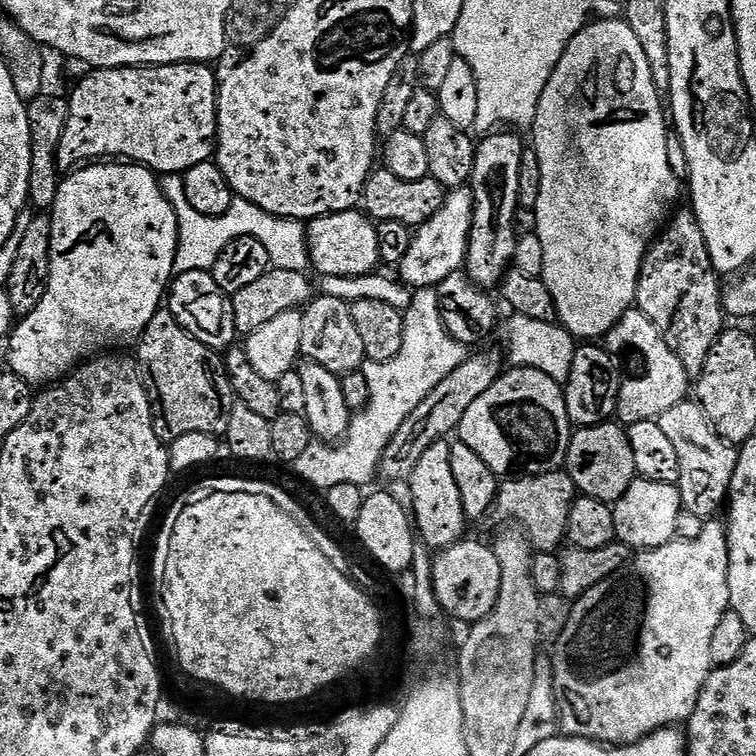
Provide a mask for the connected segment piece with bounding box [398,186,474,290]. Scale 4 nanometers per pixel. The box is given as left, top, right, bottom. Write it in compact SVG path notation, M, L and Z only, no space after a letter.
M471 187L453 188L445 195L442 210L438 210L434 218L430 218L425 224L415 229L410 250L398 266L401 276L399 279L409 289L435 288L443 280L450 278L450 274L459 272L465 267L473 214Z

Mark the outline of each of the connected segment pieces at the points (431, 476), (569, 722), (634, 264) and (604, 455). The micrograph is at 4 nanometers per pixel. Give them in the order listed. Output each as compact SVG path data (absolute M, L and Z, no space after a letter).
M447 439L434 442L423 451L410 479L410 512L414 517L414 528L419 539L427 542L432 550L443 550L465 539L467 532L464 531L470 527L466 510L462 510L462 493L458 491L458 481L454 479L454 470L450 467L451 449L452 444Z
M712 518L705 523L702 534L689 540L675 539L666 546L658 546L640 550L628 561L628 565L616 575L598 582L585 596L579 597L560 632L560 641L556 644L556 656L552 660L552 677L554 678L554 694L558 702L559 731L566 736L577 736L583 740L595 740L605 746L621 746L637 744L663 728L683 725L694 714L694 706L698 706L698 698L702 694L702 686L706 686L706 678L713 670L710 658L710 637L718 622L722 622L722 614L730 610L728 602L728 534L725 521Z
M622 18L597 20L587 24L568 43L554 74L550 74L550 82L546 82L546 90L542 90L542 98L538 102L536 121L532 123L530 129L530 135L536 139L534 147L538 154L538 162L542 166L542 194L538 194L538 206L534 210L535 236L542 242L542 262L544 263L542 279L554 298L559 323L563 324L564 329L573 338L592 342L607 336L608 331L620 321L622 314L629 312L635 305L638 274L644 256L648 253L648 247L652 245L652 241L665 227L666 221L673 215L677 207L676 199L679 198L680 188L682 188L682 182L674 174L674 170L670 170L670 162L664 157L666 138L669 134L670 124L666 119L665 105L658 98L658 90L654 90L654 78L650 78L650 62L646 62L646 54L638 43L634 30L630 30L630 26Z
M616 422L576 428L572 433L566 471L579 495L615 505L637 479L634 450L630 450L627 431Z

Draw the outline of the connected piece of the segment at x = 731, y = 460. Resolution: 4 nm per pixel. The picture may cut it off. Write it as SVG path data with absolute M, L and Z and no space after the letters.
M685 398L678 406L670 406L666 414L659 419L662 430L676 447L678 459L682 465L680 475L680 503L683 511L712 518L721 511L722 505L728 499L730 482L734 478L734 466L738 455L737 449L728 441L723 440L714 430L710 418L702 410L695 399Z

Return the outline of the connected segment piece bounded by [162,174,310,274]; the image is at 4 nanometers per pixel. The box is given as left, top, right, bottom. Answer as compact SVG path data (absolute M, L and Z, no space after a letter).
M165 175L162 187L164 197L170 202L178 224L178 242L176 243L176 261L172 267L173 273L209 271L214 266L214 262L218 262L218 254L222 254L222 250L226 250L226 246L230 246L232 240L243 236L258 238L258 242L266 246L266 254L270 254L272 259L272 268L303 273L309 271L308 233L301 221L266 214L266 210L243 202L232 203L230 210L221 216L198 214L198 210L194 210L194 206L186 202L183 175Z

